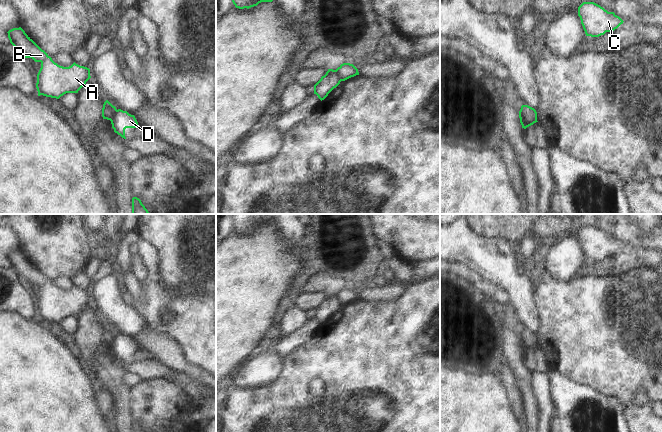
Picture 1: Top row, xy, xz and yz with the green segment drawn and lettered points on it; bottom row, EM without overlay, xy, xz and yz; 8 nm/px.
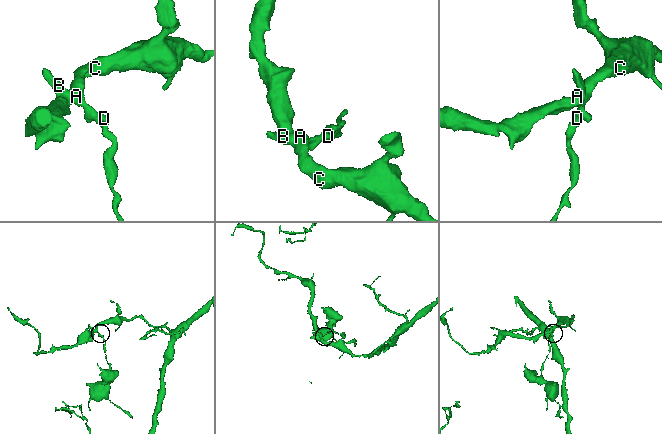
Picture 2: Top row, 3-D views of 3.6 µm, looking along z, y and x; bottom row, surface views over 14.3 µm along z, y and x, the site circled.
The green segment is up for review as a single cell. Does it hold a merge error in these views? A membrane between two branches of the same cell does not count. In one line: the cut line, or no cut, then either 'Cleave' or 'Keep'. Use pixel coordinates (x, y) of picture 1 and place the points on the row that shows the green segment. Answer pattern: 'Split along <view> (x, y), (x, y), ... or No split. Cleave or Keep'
Split along yz (519, 113), (532, 124). Cleave

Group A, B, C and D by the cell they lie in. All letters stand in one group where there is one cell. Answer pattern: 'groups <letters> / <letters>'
groups A B C / D

